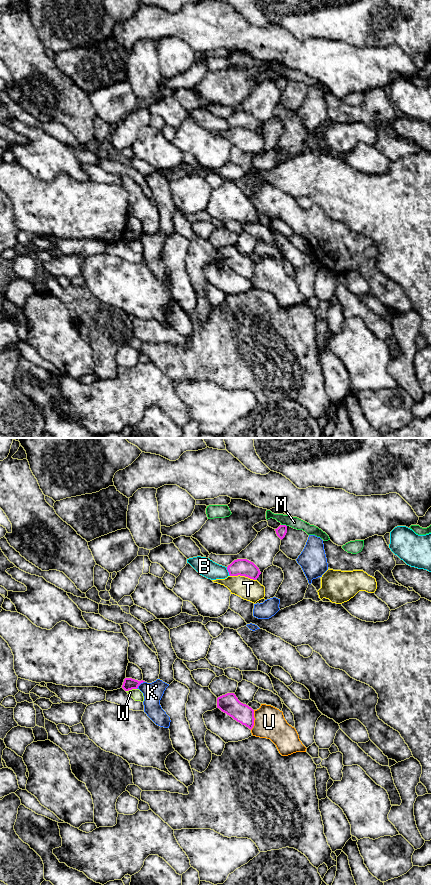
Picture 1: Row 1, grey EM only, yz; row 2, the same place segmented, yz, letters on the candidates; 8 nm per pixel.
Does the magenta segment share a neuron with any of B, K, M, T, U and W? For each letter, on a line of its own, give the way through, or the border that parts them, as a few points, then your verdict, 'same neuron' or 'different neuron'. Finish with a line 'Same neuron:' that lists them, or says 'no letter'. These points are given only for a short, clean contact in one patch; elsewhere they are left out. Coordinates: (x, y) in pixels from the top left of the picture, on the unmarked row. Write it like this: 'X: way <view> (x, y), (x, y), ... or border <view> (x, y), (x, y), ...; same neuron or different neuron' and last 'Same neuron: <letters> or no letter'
B: different neuron
K: different neuron
M: border yz (281, 76), (286, 78); different neuron
T: different neuron
U: different neuron
W: border yz (136, 240), (126, 243); different neuron
Same neuron: no letter

